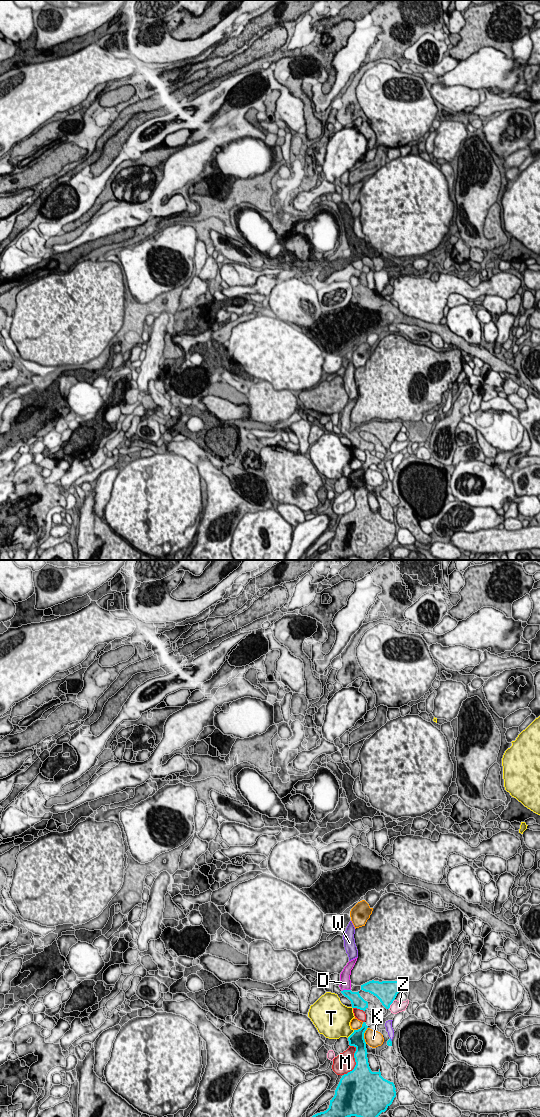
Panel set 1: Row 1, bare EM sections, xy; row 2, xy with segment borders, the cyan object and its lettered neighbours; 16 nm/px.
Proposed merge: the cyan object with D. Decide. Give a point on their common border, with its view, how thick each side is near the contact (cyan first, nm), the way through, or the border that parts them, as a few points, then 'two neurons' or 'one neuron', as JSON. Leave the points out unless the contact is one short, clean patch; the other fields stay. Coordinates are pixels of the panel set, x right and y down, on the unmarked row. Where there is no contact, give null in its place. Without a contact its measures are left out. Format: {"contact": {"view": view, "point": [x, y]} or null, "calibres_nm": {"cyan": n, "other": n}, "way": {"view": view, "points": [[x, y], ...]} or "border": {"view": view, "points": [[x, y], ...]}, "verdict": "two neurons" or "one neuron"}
{"contact": {"view": "xy", "point": [346, 430]}, "calibres_nm": {"cyan": 200, "other": 190}, "way": {"view": "xy", "points": [[357, 441], [346, 430], [345, 423]]}, "verdict": "one neuron"}

